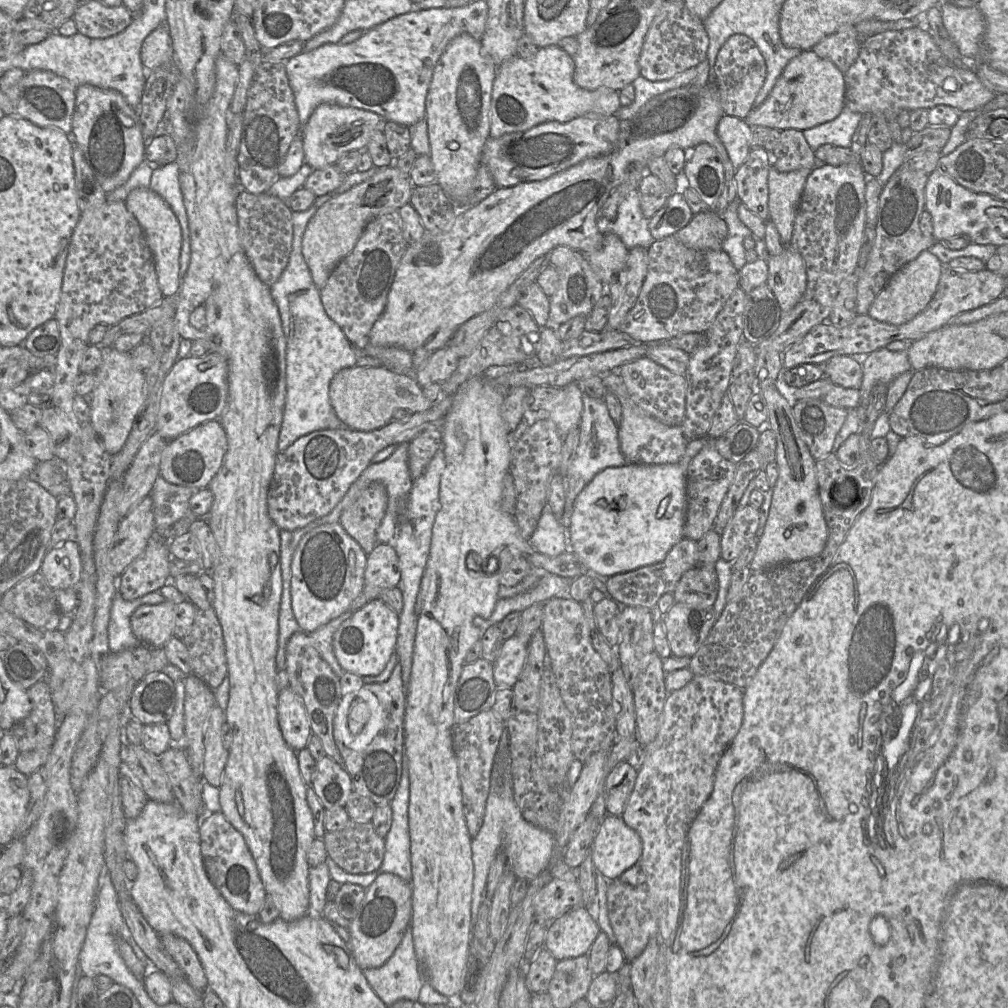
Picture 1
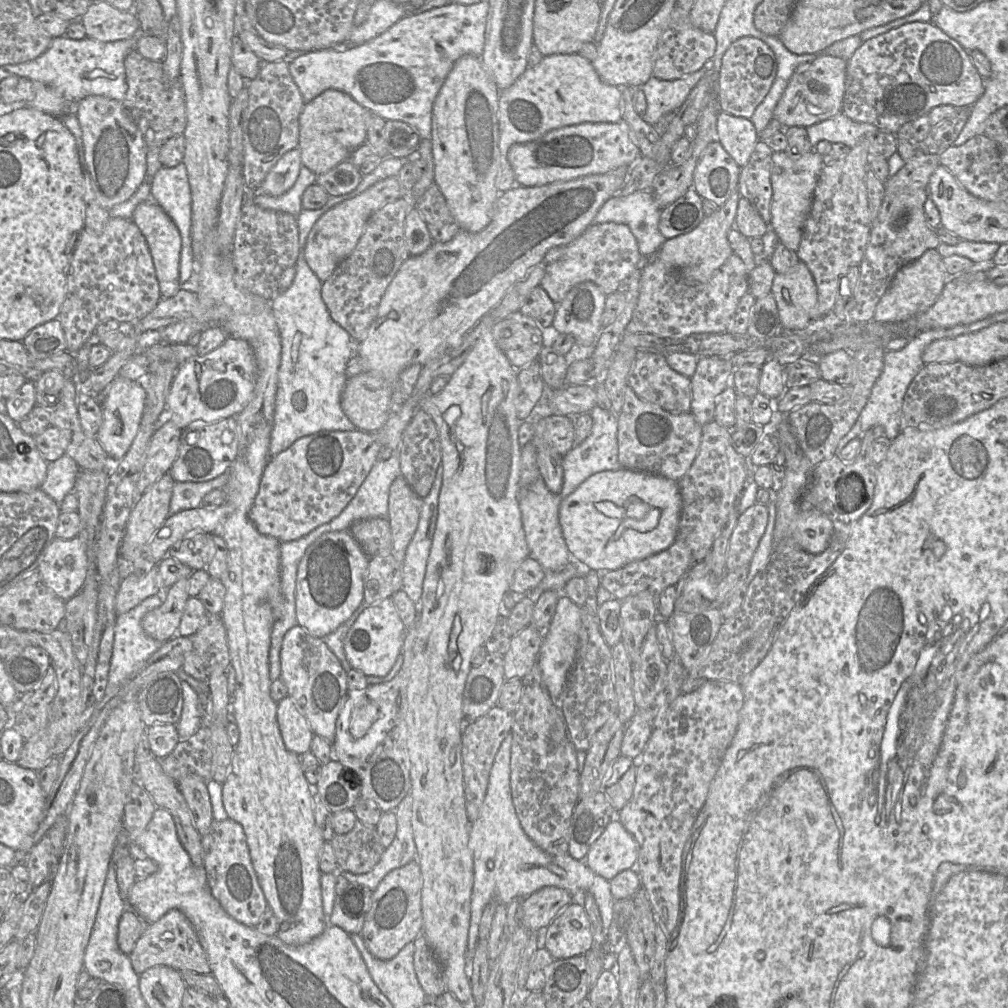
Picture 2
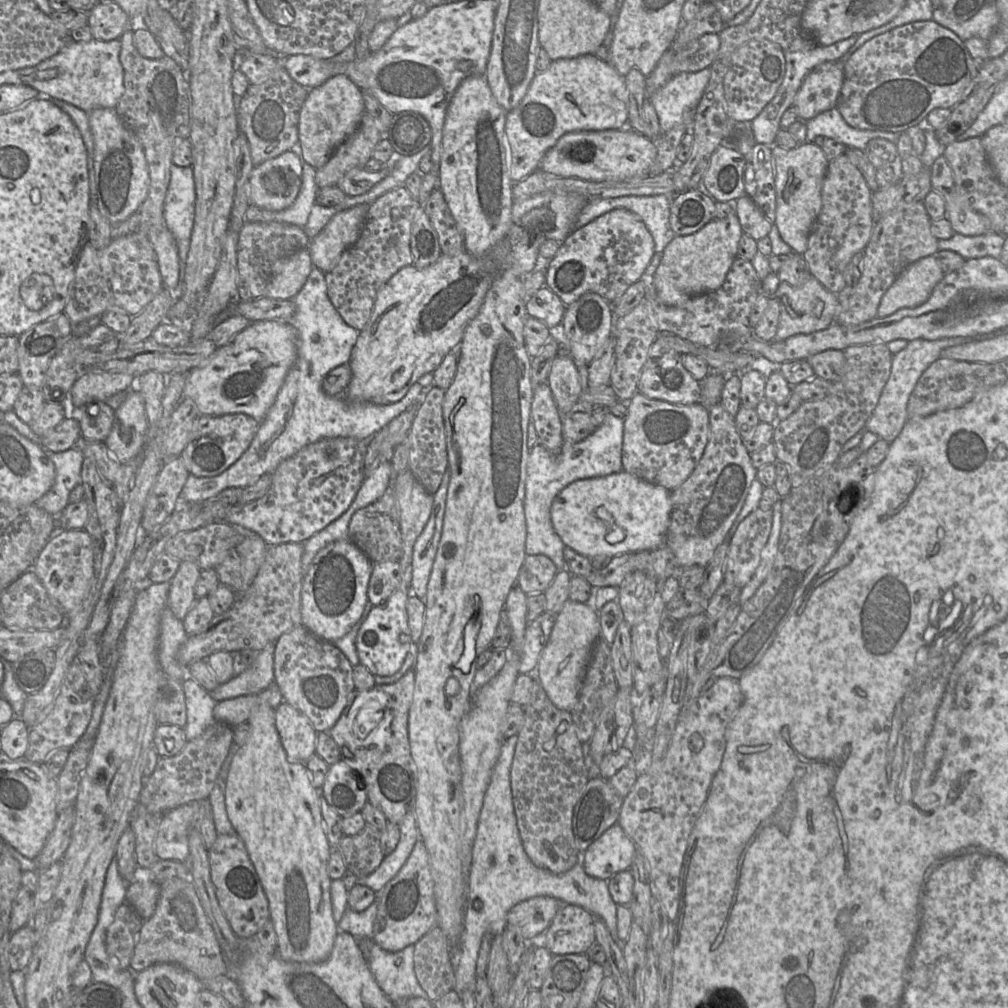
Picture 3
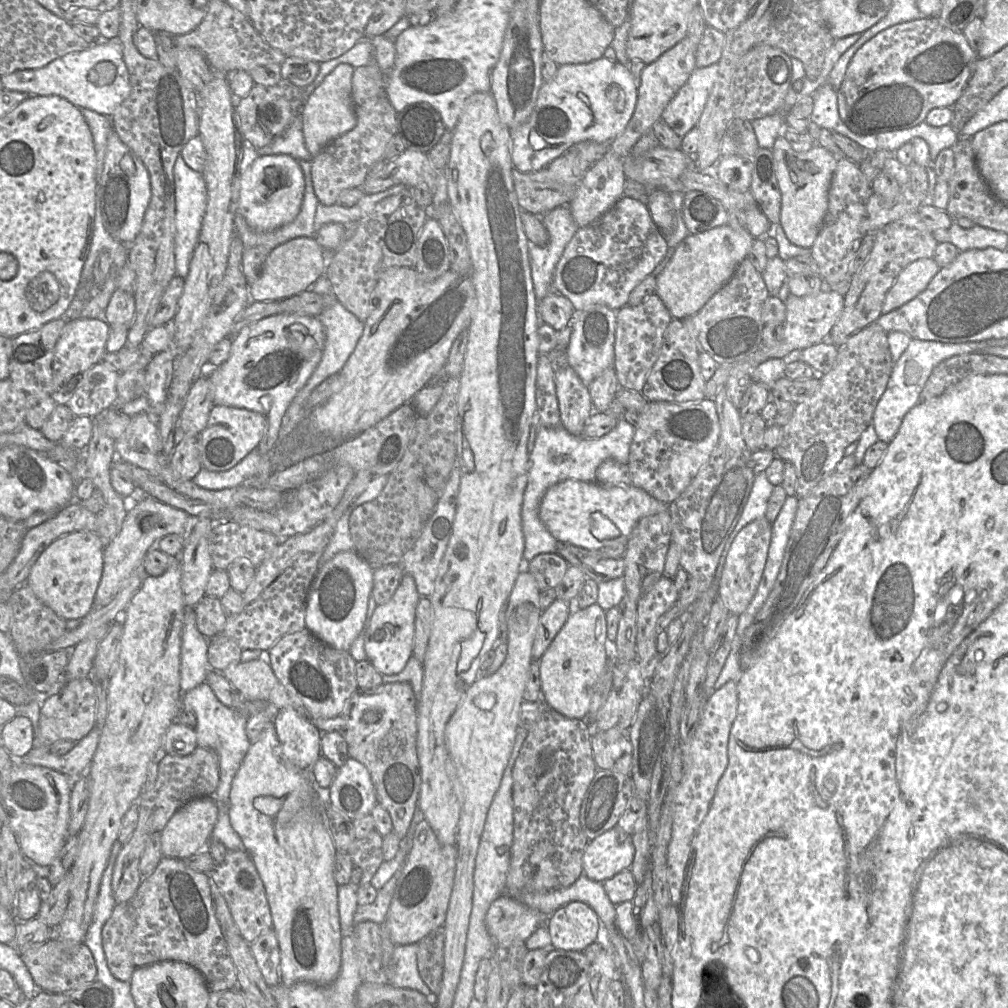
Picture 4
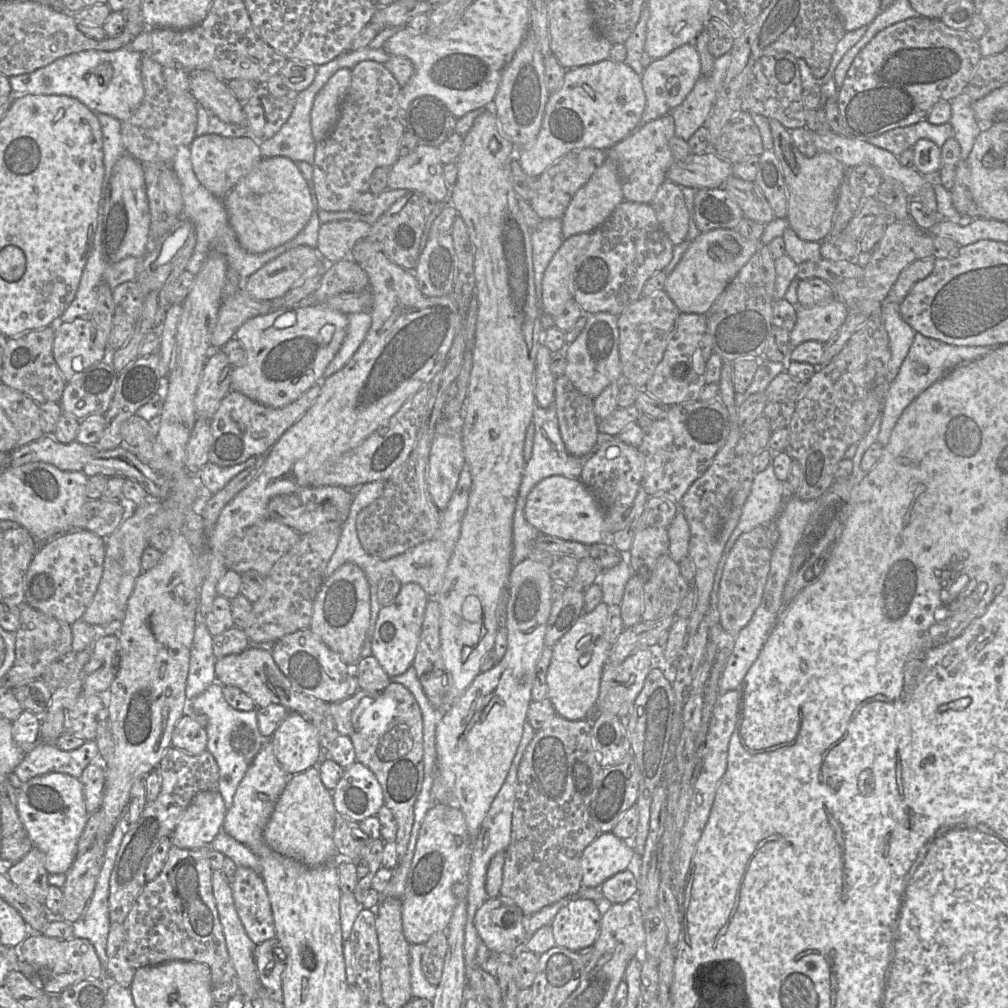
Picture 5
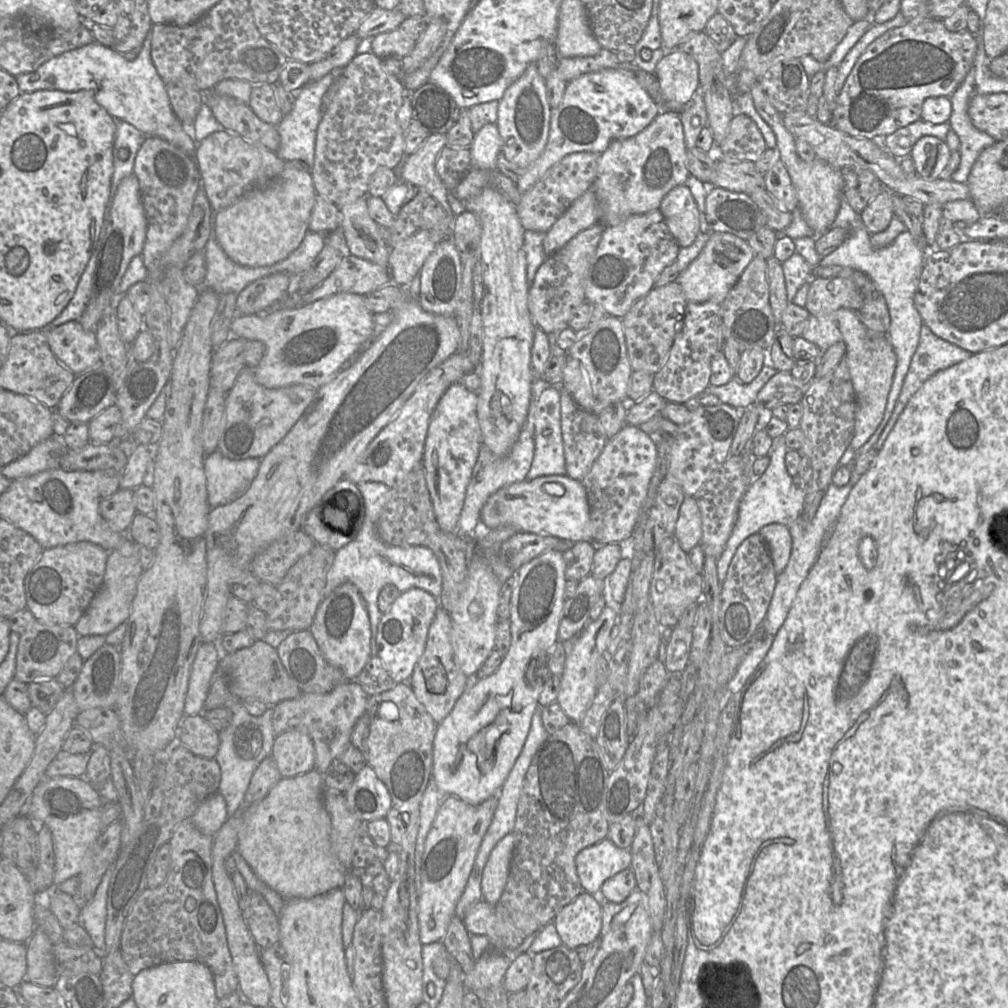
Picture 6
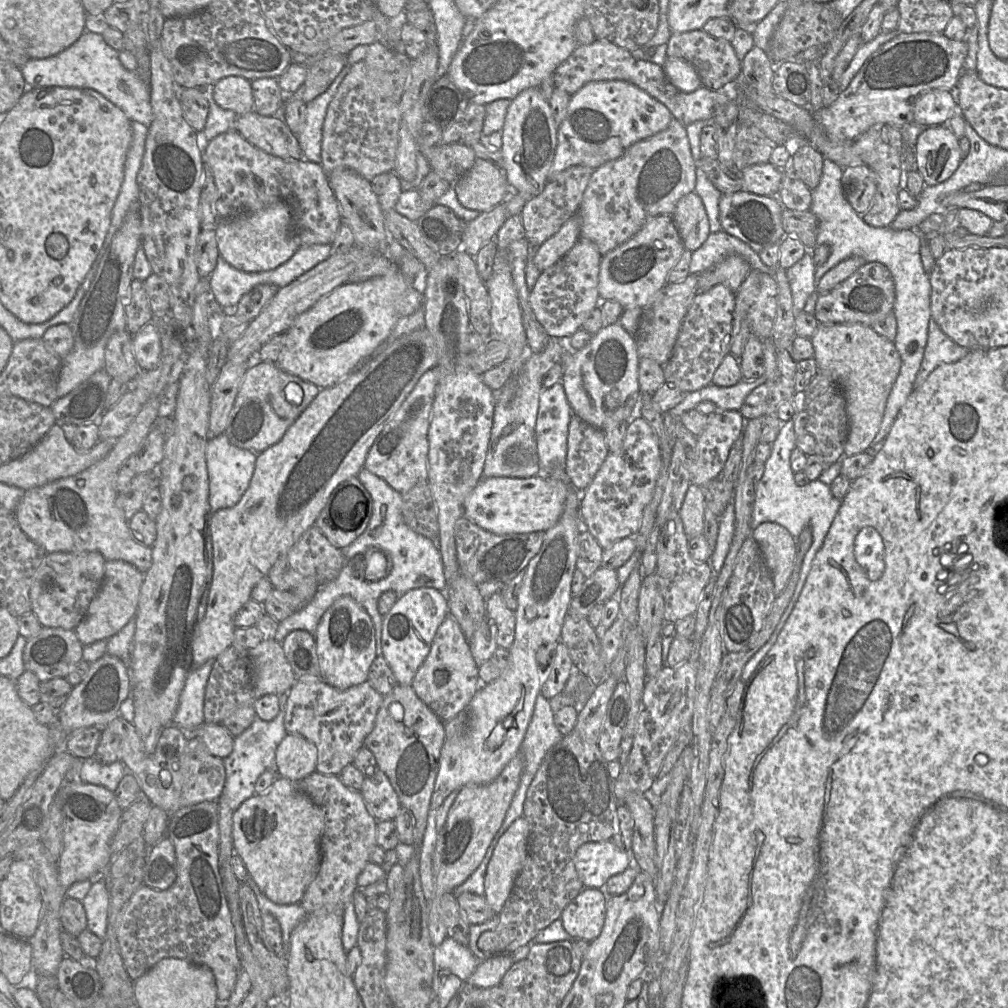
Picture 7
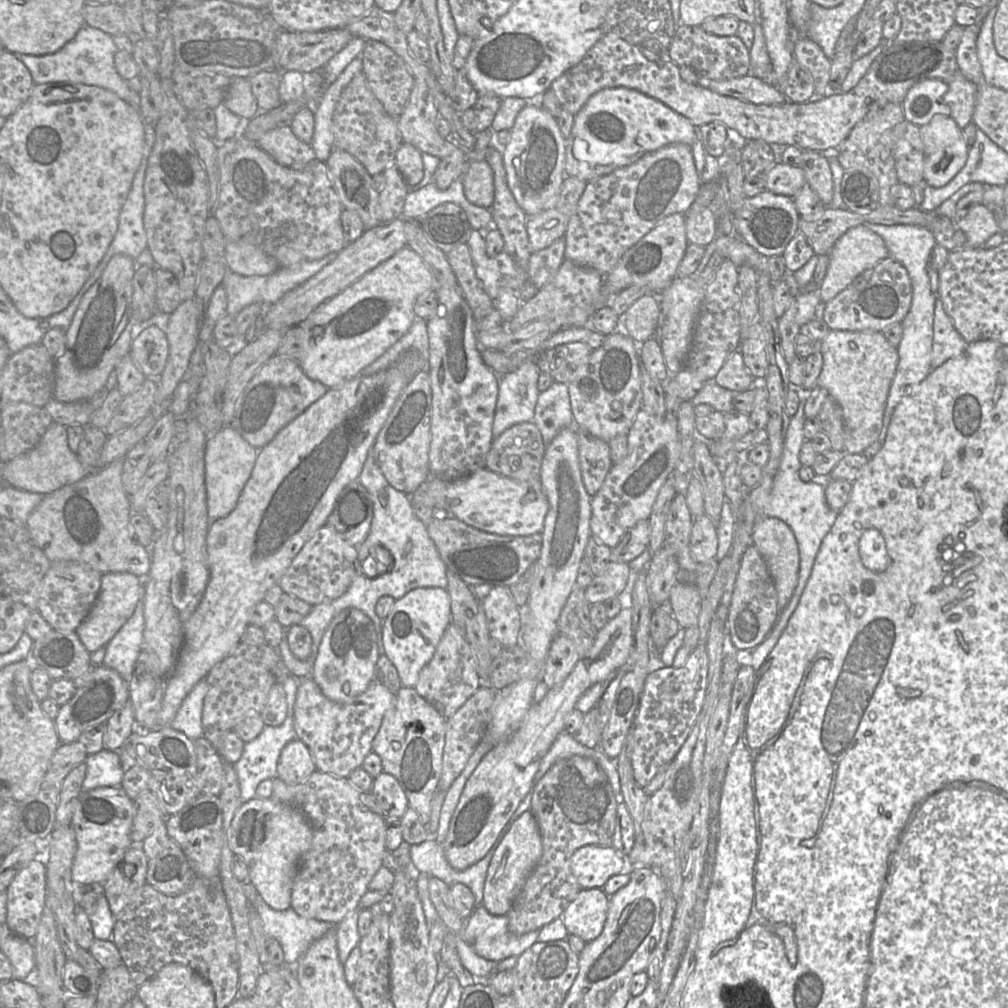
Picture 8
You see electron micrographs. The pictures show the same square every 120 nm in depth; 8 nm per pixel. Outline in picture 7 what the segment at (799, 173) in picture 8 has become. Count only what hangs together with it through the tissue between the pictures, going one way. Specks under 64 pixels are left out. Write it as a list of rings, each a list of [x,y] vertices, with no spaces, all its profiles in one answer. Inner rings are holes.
[[[771,163],[752,165],[741,171],[743,190],[761,196],[777,196],[783,171]]]

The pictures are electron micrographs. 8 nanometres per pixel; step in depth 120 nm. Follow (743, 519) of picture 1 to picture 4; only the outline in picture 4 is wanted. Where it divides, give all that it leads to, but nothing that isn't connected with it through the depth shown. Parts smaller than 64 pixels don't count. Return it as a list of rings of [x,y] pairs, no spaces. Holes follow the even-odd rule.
[[[766,517],[748,523],[736,536],[725,561],[718,591],[718,598],[730,614],[741,615],[753,599],[764,572],[771,537],[772,523]]]

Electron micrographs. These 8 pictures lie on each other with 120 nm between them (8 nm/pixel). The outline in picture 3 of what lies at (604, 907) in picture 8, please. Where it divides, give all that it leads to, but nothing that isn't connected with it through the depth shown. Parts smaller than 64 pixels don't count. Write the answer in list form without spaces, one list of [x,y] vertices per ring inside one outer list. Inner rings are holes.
[[[562,905],[547,928],[544,946],[553,955],[587,953],[596,943],[594,918],[580,906]]]

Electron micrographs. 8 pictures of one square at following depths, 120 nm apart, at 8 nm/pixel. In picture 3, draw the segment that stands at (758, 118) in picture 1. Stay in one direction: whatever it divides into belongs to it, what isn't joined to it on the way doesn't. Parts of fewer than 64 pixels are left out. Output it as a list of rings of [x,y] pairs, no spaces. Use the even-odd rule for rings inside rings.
[[[840,61],[825,62],[810,71],[792,104],[799,120],[806,122],[836,107],[843,80],[843,64]]]

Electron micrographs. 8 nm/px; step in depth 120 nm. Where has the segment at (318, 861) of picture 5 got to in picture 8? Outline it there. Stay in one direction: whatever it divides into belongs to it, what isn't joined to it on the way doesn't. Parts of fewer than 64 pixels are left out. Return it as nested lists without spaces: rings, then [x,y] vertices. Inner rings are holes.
[[[256,796],[237,809],[227,838],[232,852],[243,858],[250,882],[263,900],[274,910],[290,908],[298,859],[312,844],[312,831],[302,811],[273,797]]]

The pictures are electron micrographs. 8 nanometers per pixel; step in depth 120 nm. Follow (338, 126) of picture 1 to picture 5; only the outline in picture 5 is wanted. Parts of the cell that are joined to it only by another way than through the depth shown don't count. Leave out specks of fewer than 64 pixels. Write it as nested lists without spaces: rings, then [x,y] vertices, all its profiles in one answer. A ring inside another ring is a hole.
[[[338,70],[316,95],[311,110],[311,130],[316,143],[327,137],[336,124],[342,101],[351,84],[351,70]]]

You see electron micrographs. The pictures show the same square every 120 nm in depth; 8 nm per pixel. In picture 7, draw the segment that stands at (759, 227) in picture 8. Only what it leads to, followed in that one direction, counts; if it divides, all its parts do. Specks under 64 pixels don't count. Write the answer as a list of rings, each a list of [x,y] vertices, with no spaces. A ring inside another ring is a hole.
[[[746,191],[723,194],[719,201],[722,231],[740,239],[759,253],[773,244],[781,243],[785,238],[786,233],[782,224],[783,209],[777,197],[761,196]]]

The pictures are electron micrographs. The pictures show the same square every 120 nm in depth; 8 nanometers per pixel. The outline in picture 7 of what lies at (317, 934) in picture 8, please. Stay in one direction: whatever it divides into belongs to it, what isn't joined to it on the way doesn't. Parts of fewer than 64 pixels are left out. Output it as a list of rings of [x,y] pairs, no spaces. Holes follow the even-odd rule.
[[[249,873],[246,883],[254,892],[261,913],[269,913],[279,922],[283,943],[283,954],[281,955],[284,955],[287,960],[290,949],[291,933],[294,928],[307,917],[308,912],[300,903],[280,905],[272,902],[260,891]]]

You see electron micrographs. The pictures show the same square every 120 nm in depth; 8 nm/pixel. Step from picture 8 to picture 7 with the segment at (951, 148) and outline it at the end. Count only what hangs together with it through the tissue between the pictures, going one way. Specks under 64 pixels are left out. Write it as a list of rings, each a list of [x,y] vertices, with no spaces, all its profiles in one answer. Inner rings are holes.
[[[946,124],[924,129],[917,138],[914,151],[916,169],[925,186],[946,181],[962,160],[959,139]]]

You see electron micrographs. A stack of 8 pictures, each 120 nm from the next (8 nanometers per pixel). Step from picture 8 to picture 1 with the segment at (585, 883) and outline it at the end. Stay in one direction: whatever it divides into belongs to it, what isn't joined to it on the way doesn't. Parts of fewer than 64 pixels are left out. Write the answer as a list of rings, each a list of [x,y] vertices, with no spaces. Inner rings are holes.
[[[606,815],[601,821],[591,846],[591,859],[604,879],[618,879],[624,871],[639,863],[642,843],[636,831],[628,827],[621,816]]]

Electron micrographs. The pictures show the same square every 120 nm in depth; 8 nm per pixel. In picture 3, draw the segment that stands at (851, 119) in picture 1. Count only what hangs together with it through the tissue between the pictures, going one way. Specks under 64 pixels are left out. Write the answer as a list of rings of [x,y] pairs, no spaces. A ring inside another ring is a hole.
[[[836,107],[821,112],[807,120],[805,124],[807,142],[814,142],[817,136],[823,136],[834,139],[846,147],[853,147],[862,151],[872,139],[882,138],[896,144],[900,136],[900,132],[855,129],[846,123]]]

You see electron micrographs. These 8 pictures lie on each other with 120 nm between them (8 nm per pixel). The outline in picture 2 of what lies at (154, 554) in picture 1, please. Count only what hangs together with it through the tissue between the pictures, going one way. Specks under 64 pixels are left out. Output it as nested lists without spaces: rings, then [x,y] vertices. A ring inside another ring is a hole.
[[[157,566],[153,567],[143,577],[129,574],[121,579],[115,600],[116,614],[123,614],[140,604],[144,599],[155,594],[163,593],[157,585]]]

